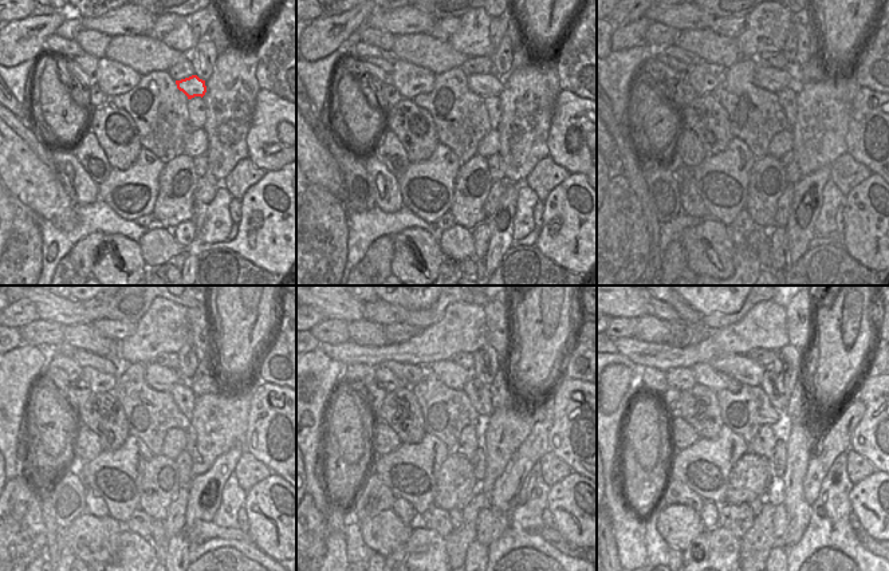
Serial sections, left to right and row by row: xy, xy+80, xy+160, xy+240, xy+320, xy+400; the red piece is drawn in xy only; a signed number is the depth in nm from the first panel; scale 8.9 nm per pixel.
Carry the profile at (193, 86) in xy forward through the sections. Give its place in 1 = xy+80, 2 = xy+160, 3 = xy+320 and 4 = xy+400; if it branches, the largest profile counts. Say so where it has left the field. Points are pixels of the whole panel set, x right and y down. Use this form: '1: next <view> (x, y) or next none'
1: next xy+80 (486, 85)
2: next xy+160 (767, 78)
3: next xy+320 (453, 375)
4: next xy+400 (747, 371)

